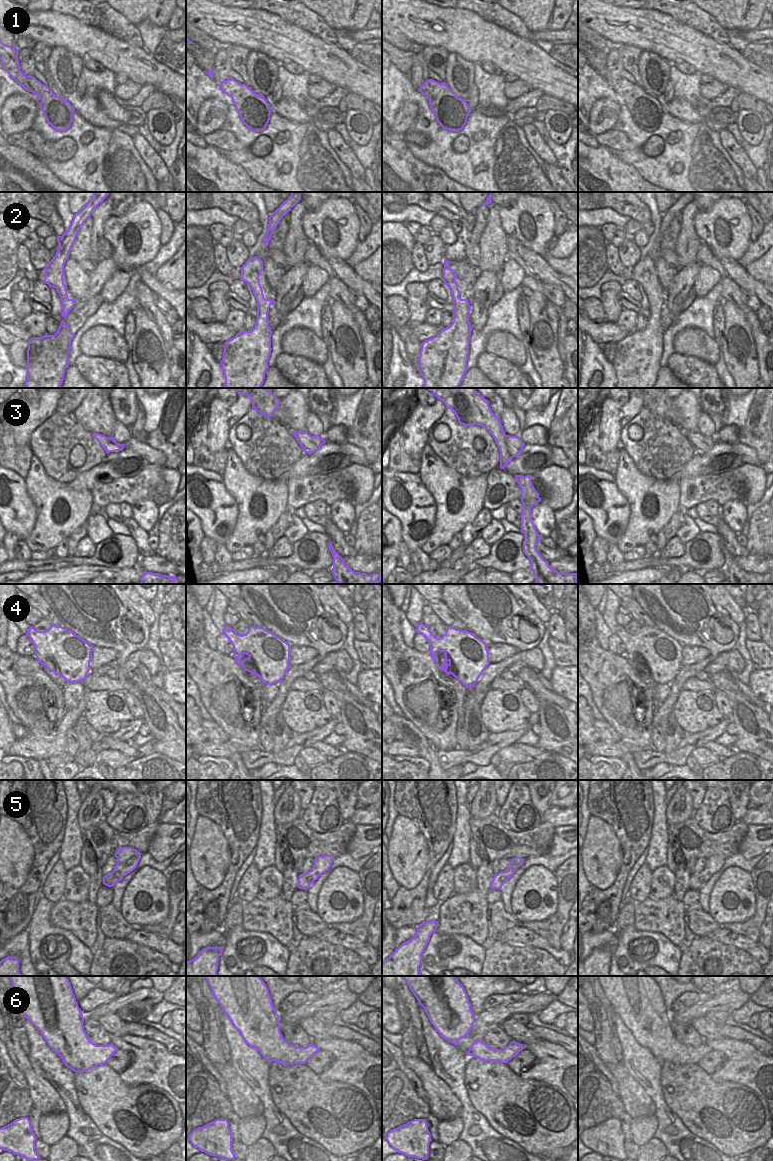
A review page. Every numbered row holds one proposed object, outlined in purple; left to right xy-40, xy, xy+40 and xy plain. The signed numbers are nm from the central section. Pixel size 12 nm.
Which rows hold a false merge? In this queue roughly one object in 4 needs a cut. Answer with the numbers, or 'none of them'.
3

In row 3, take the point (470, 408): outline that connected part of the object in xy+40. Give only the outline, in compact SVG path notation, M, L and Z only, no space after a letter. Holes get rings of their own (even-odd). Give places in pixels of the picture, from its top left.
M427 388L446 408L450 408L460 424L468 427L479 425L484 427L494 438L500 451L500 467L512 460L505 440L507 435L503 430L501 420L491 410L489 402L475 388Z

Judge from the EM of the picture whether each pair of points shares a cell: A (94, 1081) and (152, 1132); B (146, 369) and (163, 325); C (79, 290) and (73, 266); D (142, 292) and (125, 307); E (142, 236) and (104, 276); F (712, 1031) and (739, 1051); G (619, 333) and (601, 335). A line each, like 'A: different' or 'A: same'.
A: same
B: different
C: same
D: different
E: same
F: different
G: same

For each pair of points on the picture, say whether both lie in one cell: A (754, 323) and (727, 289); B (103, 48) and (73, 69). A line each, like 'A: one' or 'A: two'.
A: one
B: two

